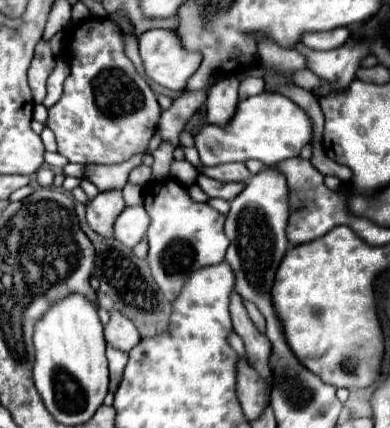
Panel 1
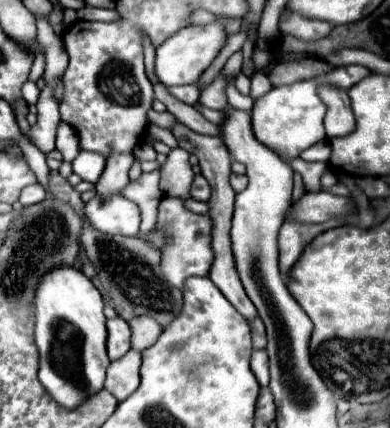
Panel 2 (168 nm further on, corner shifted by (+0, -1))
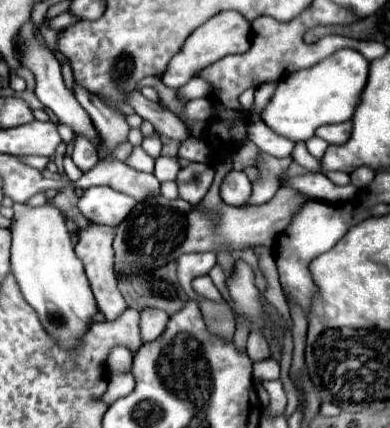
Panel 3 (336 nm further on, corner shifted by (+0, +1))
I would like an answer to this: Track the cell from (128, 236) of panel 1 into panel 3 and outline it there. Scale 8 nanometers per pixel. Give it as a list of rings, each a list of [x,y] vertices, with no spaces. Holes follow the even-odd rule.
[[[89,187],[79,199],[79,211],[97,225],[117,227],[135,209],[135,199],[111,187]]]

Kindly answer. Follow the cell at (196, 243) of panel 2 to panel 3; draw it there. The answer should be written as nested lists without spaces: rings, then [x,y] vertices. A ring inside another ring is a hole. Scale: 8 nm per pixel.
[[[213,251],[181,255],[177,259],[177,279],[179,279],[181,287],[189,293],[191,281],[199,275],[207,275],[215,267],[215,263],[217,263],[217,259],[215,259]]]

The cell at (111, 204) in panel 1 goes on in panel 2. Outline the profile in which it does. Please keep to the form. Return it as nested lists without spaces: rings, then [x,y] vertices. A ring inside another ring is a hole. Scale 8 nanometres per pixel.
[[[111,153],[107,155],[107,165],[97,181],[99,195],[117,195],[129,181],[129,167],[135,161],[133,153]]]

